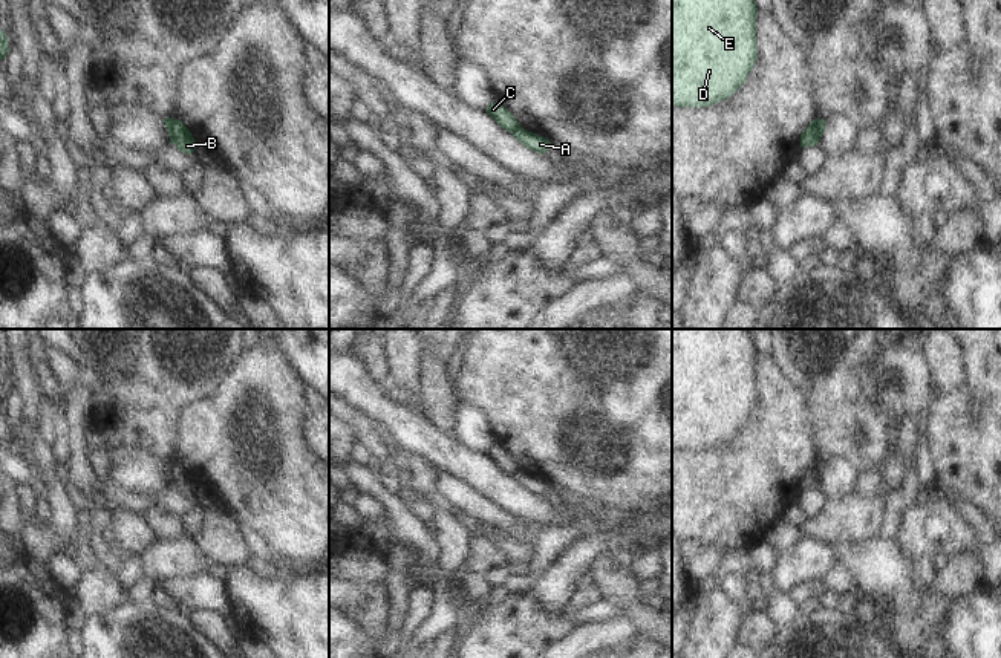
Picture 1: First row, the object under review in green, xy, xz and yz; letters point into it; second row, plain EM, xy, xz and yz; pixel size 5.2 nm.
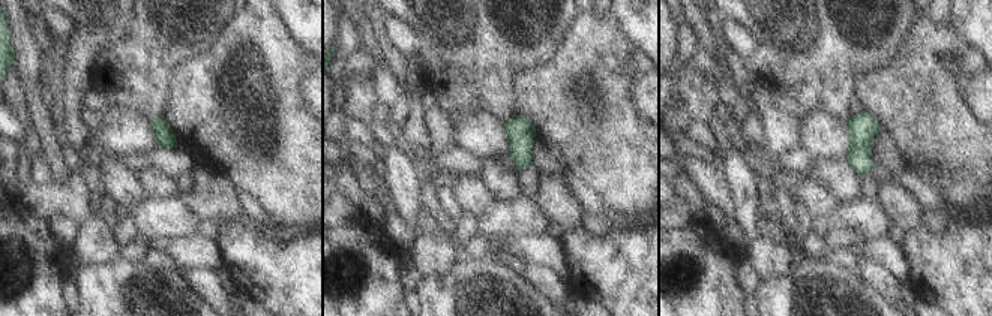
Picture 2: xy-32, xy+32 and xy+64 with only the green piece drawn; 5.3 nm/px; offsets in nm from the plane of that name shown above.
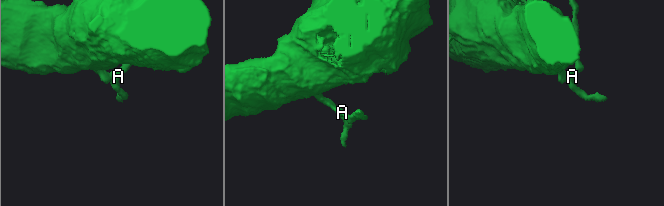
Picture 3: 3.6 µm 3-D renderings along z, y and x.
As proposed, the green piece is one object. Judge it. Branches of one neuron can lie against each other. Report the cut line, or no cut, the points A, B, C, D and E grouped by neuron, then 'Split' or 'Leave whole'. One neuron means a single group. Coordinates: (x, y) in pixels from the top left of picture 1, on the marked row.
Split along xz (519, 126), (513, 133). Groups: A B / C D E. Split.

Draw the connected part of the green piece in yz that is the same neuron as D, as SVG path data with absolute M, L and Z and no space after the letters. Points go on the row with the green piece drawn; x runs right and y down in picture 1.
M672 0L672 106L707 107L732 96L758 60L755 0Z

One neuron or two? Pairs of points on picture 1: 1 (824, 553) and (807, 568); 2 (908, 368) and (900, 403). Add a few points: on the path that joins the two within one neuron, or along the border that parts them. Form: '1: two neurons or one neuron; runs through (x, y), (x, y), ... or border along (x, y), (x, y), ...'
1: one neuron; runs through (819, 557), (811, 563)
2: one neuron; runs through (905, 377), (903, 394)

